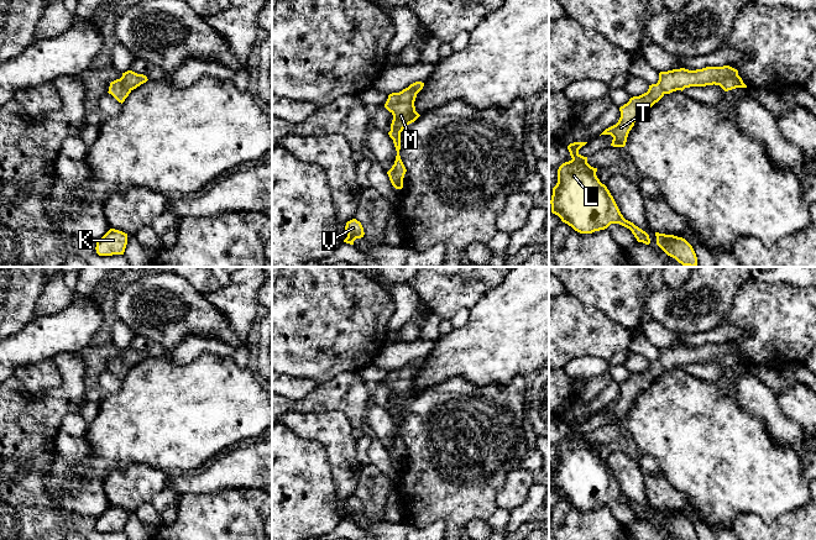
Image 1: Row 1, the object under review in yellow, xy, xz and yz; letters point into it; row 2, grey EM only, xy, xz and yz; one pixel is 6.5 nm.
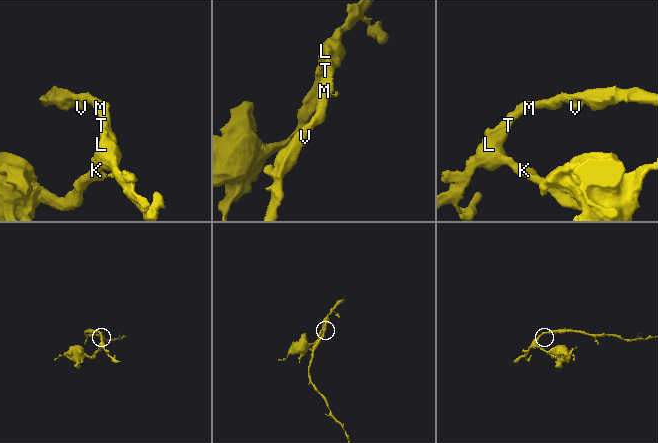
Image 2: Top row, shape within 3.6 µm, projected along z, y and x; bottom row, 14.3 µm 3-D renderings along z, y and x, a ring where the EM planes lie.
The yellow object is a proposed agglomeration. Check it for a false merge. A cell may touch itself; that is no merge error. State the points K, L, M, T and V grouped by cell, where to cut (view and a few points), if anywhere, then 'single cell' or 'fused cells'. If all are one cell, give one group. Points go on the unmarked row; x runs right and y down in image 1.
K L M T V | no cut | single cell

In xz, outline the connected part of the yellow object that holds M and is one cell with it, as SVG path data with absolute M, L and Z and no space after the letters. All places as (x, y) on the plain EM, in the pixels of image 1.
M415 358L399 369L389 371L385 381L385 384L393 392L391 408L388 409L388 411L393 416L397 432L396 432L394 441L387 449L387 451L389 454L392 462L396 466L403 465L403 455L407 449L399 432L401 409L407 402L414 399L420 393L415 388L414 378L415 378L417 371L423 366L423 363L424 363L424 360Z

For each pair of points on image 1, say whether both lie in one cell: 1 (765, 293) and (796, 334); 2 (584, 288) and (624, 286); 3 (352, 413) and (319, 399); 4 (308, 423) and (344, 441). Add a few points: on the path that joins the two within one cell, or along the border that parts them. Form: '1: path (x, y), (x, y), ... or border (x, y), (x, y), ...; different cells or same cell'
1: path (765, 303), (786, 324); same cell
2: path (594, 286), (615, 286); same cell
3: path (344, 404), (339, 399), (328, 399); same cell
4: path (317, 426), (329, 428), (335, 434); same cell

